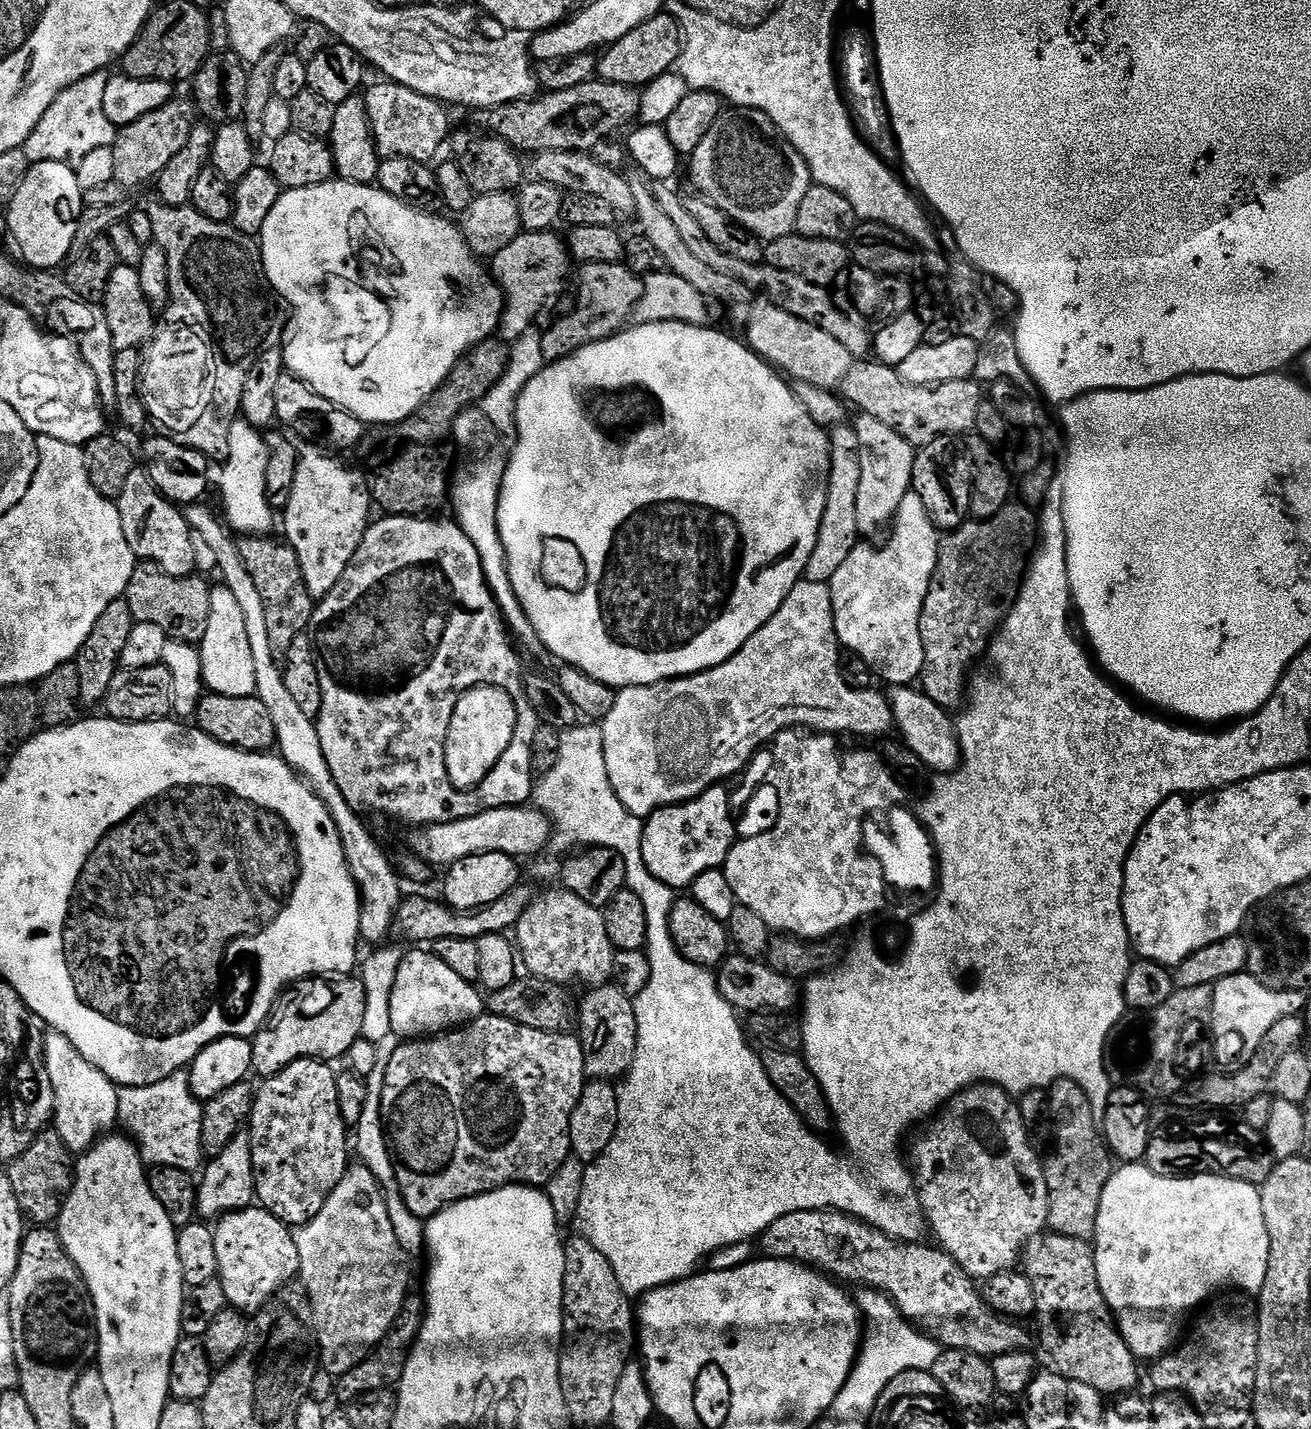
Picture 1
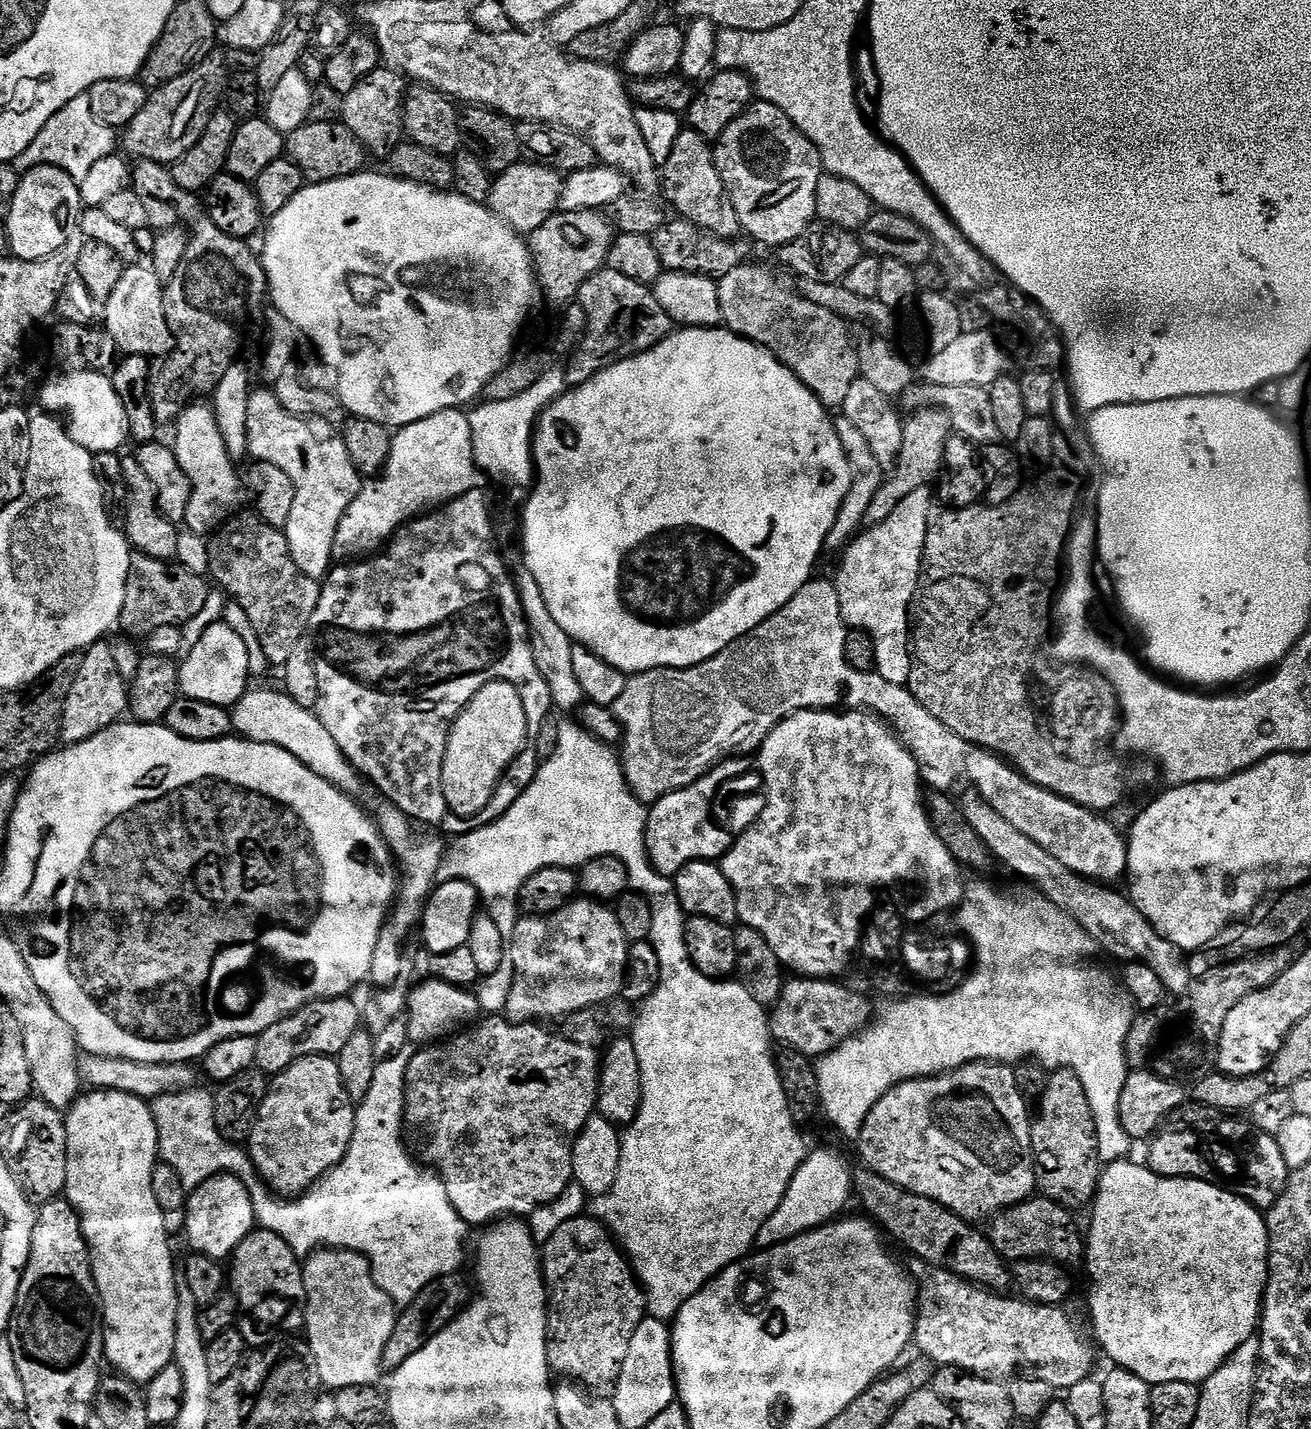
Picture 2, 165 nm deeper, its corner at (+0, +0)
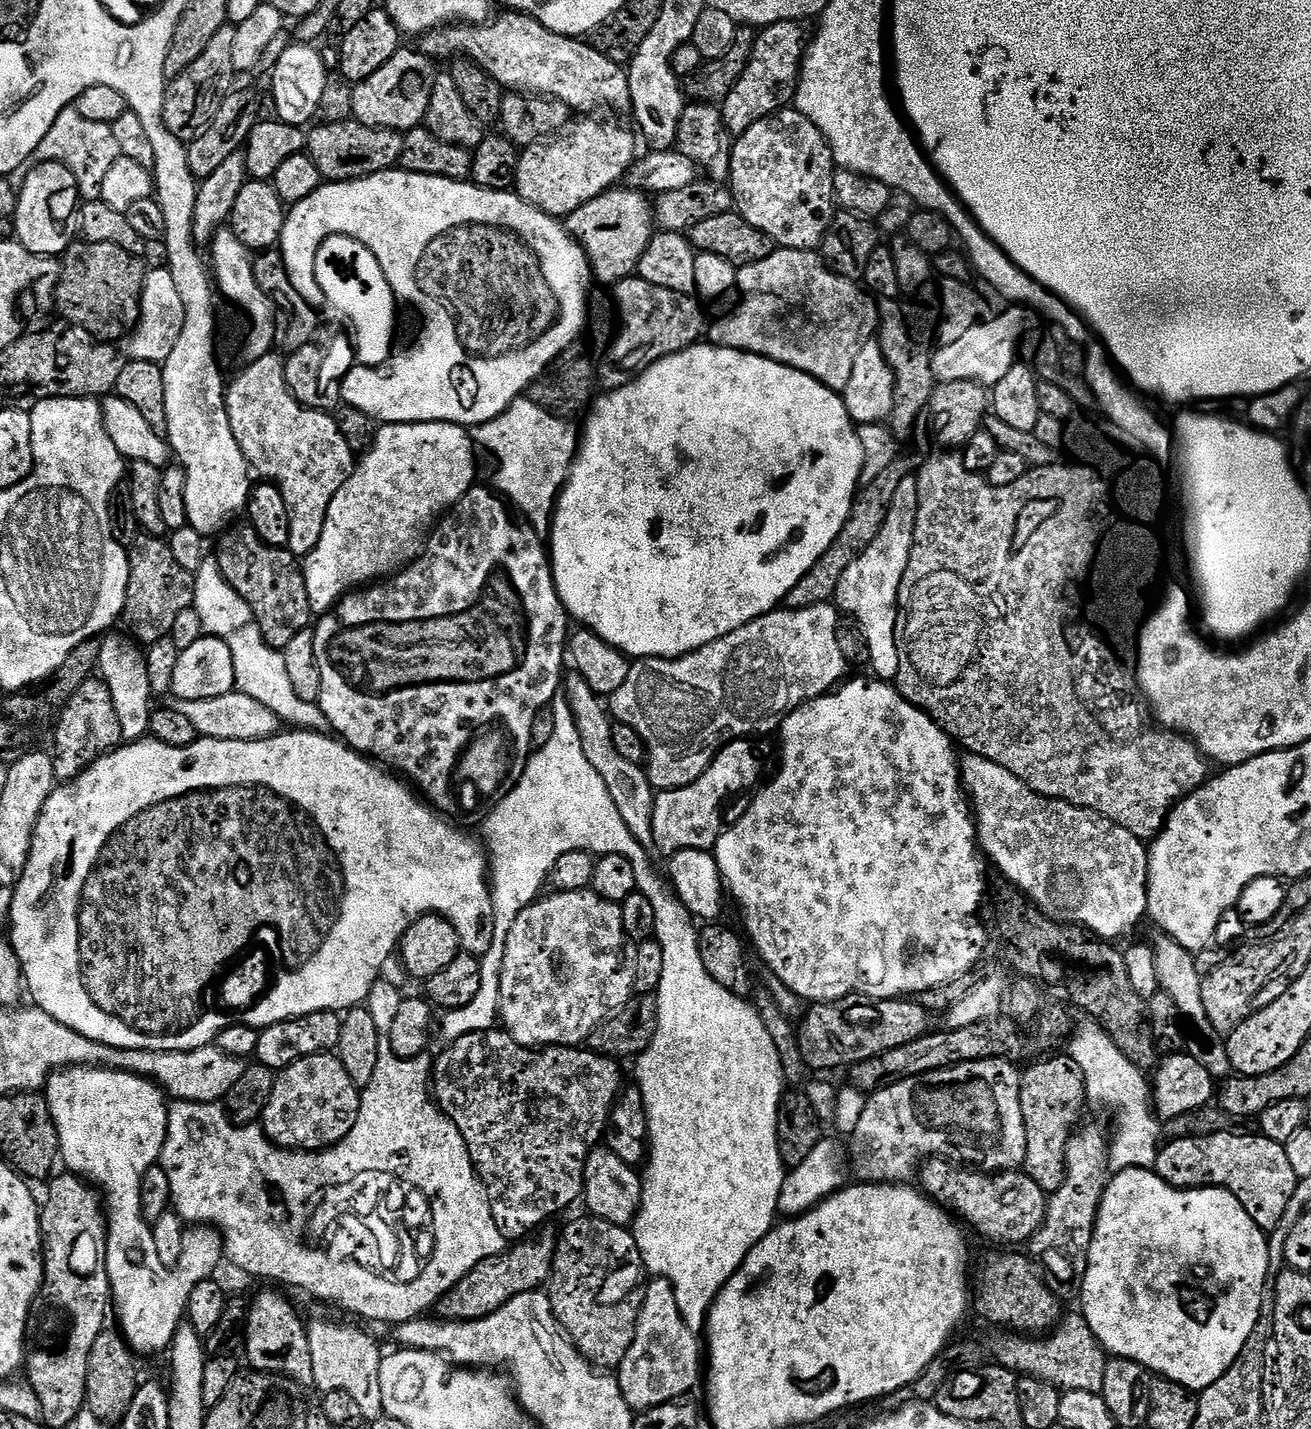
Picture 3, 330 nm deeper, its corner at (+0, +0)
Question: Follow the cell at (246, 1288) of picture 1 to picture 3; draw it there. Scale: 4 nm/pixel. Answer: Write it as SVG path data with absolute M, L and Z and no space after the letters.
M272 1291L276 1292L260 1292L256 1297L251 1297L248 1306L248 1321L244 1327L242 1349L243 1355L248 1355L247 1367L253 1372L274 1372L278 1376L288 1377L295 1384L312 1386L314 1366L310 1362L305 1321L300 1321L295 1306L283 1296L283 1291Z

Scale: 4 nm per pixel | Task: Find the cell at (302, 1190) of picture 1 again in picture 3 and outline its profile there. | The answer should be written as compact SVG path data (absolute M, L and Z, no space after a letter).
M335 1054L307 1056L296 1060L276 1077L270 1102L266 1102L262 1117L264 1133L279 1148L320 1152L342 1142L342 1138L354 1130L354 1122L358 1122L360 1093L361 1089L350 1082L346 1066L342 1066Z

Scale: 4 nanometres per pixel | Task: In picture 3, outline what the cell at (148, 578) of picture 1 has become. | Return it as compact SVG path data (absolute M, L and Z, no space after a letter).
M140 534L133 548L127 549L130 578L126 586L123 623L128 623L127 631L141 645L147 646L171 637L174 621L182 610L193 607L195 602L195 578L193 573L182 570L182 565L174 559L167 539L159 536Z

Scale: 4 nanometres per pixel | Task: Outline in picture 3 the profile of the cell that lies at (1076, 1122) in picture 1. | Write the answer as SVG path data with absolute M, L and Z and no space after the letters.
M1067 1054L1052 1056L1041 1064L1023 1069L1020 1078L1022 1118L1026 1122L1026 1158L1022 1168L1046 1193L1053 1193L1064 1181L1066 1146L1074 1129L1081 1123L1080 1111L1086 1105L1086 1078L1082 1066Z

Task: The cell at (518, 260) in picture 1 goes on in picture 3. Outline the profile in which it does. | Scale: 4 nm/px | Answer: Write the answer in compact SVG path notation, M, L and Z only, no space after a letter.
M613 186L598 198L590 198L590 202L578 206L578 210L574 210L566 217L566 227L568 233L578 241L588 255L593 277L608 284L607 286L615 286L619 280L627 280L637 275L642 254L654 235L654 204L639 188Z

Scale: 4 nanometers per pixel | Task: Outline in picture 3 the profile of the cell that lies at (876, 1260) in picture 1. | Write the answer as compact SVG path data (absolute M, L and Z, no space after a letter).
M1083 1314L1075 1315L1065 1315L1051 1333L1043 1338L1023 1334L1000 1334L1000 1337L993 1342L992 1348L990 1346L995 1363L1020 1376L1033 1376L1050 1382L1064 1392L1086 1390L1100 1393L1109 1357L1098 1342L1094 1330L1090 1330Z

